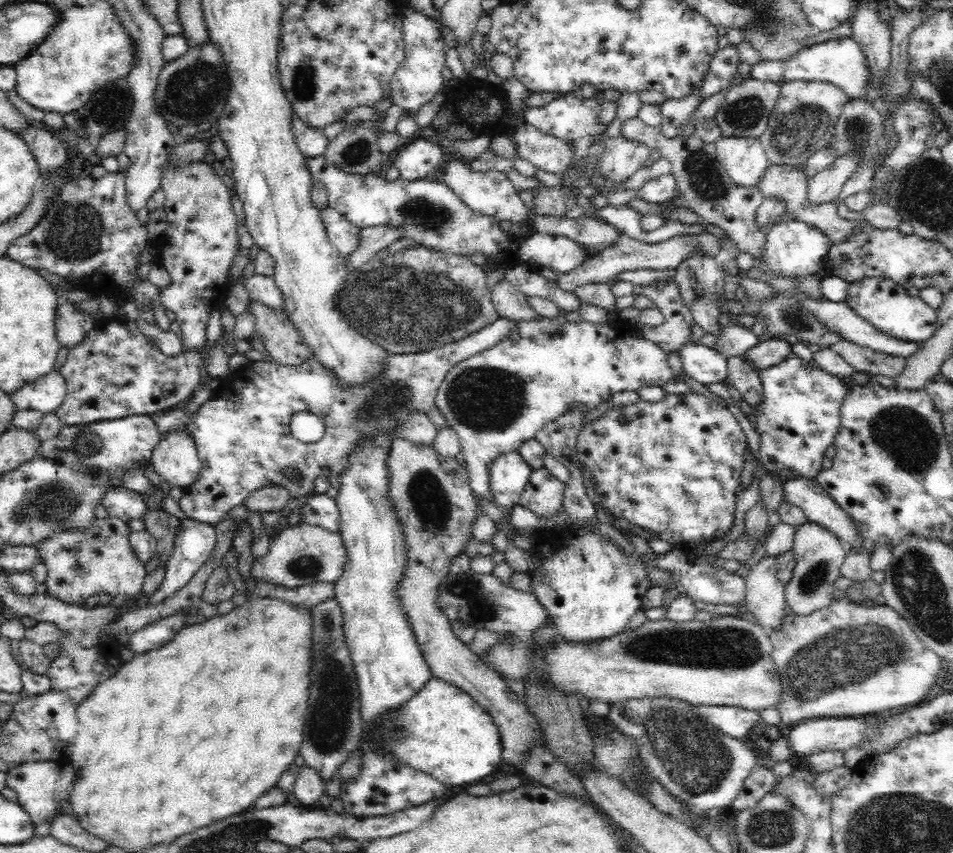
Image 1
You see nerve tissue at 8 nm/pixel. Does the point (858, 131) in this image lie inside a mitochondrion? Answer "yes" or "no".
yes

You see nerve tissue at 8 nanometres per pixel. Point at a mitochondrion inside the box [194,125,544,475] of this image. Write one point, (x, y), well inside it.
(409, 308)

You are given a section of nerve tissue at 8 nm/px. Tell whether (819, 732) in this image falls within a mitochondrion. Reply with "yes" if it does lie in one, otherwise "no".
no

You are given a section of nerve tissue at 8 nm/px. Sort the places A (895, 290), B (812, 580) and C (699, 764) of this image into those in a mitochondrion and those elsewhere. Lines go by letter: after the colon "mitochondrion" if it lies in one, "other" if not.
A: other
B: mitochondrion
C: mitochondrion

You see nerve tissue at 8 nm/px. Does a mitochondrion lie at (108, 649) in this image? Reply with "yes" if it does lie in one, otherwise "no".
no

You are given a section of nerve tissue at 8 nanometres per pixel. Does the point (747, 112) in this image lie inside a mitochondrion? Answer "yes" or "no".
yes

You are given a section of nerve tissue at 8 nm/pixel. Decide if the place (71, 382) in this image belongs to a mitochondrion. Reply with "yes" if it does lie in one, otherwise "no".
no

